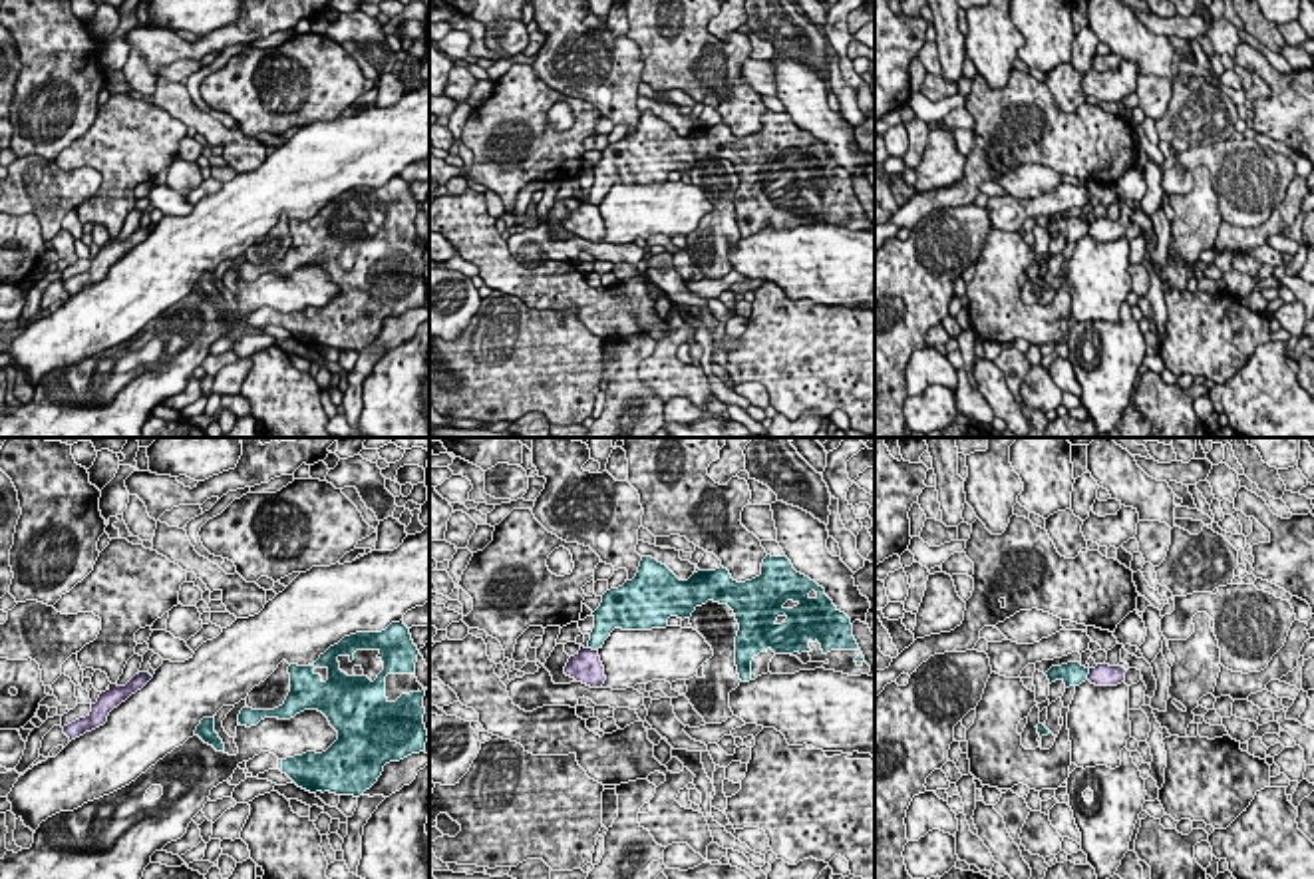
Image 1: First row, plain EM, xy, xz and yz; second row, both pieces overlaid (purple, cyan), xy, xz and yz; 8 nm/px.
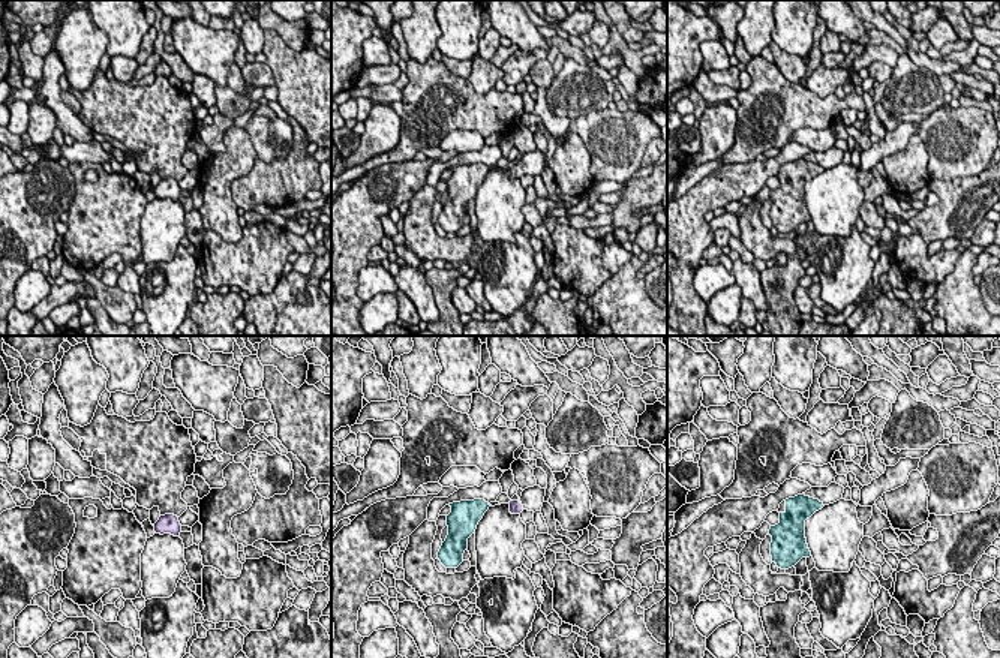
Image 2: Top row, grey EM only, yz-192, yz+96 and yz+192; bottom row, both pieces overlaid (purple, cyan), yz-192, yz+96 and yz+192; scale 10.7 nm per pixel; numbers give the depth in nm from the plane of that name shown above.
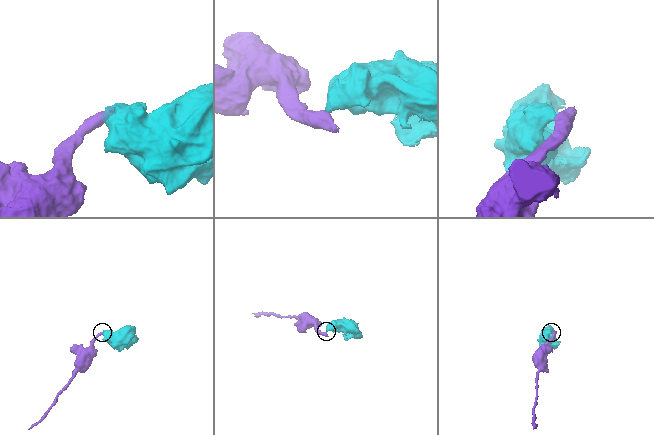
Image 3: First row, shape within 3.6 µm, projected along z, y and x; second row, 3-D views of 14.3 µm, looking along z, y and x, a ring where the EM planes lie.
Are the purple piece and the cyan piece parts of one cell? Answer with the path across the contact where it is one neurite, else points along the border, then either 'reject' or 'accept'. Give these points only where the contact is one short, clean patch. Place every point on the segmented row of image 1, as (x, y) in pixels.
along yz (1090, 669), (1086, 679) | reject

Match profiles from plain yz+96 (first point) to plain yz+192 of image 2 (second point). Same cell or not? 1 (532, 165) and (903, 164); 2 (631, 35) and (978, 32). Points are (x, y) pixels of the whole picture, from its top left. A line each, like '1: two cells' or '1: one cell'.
1: two cells
2: two cells

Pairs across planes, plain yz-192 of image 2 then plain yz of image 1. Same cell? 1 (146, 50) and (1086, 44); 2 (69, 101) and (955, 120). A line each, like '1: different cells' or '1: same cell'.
1: same cell
2: same cell

